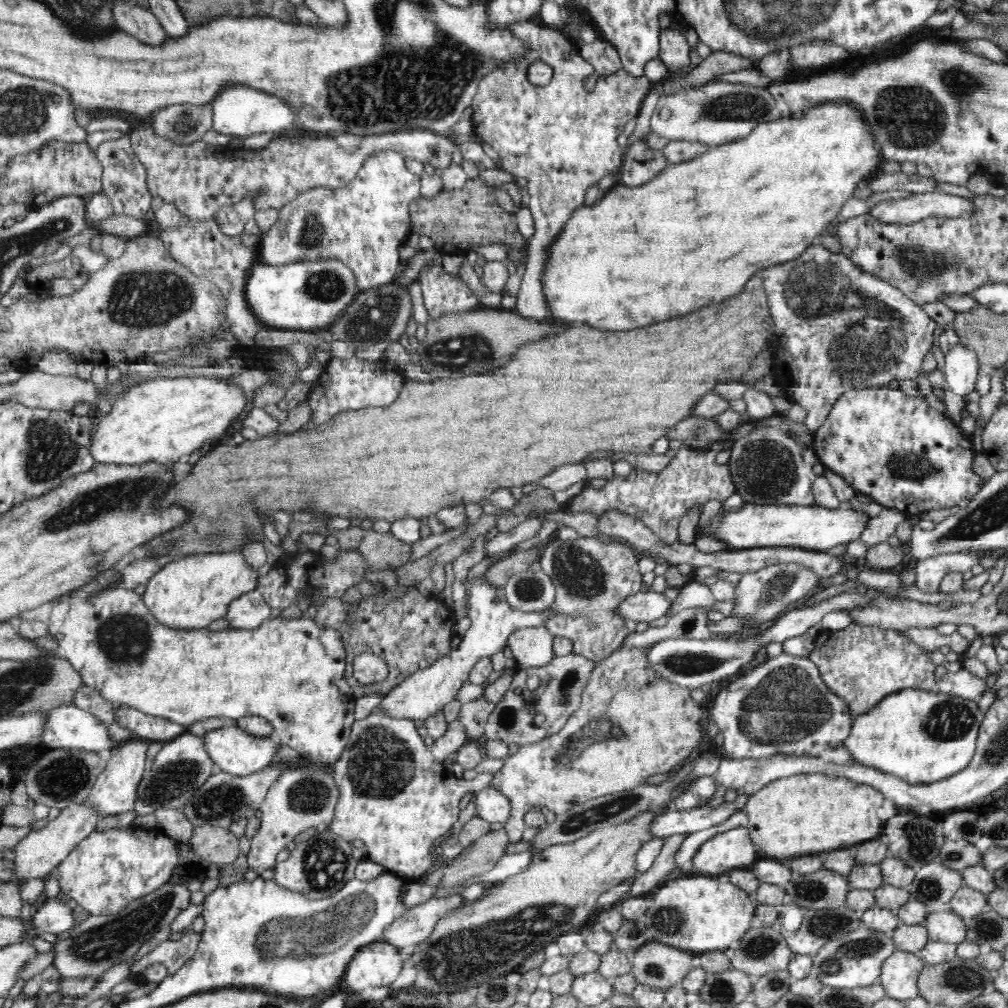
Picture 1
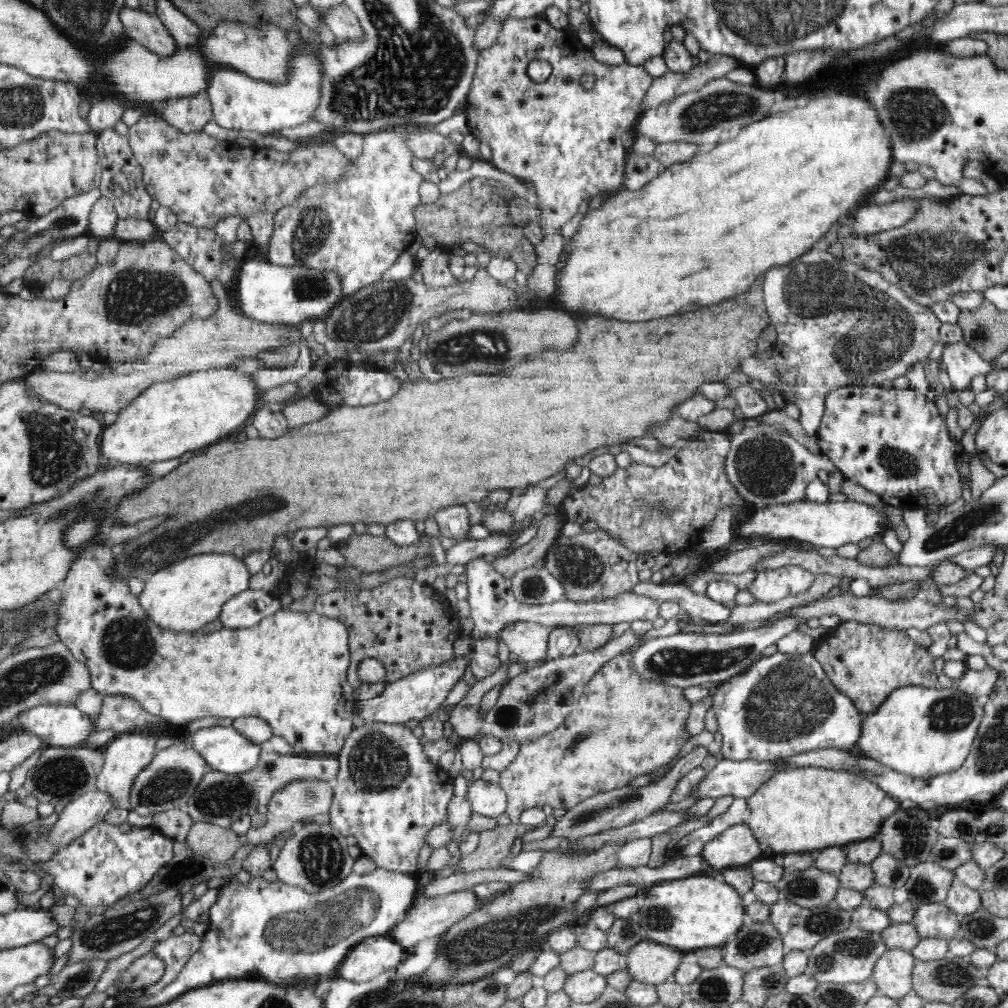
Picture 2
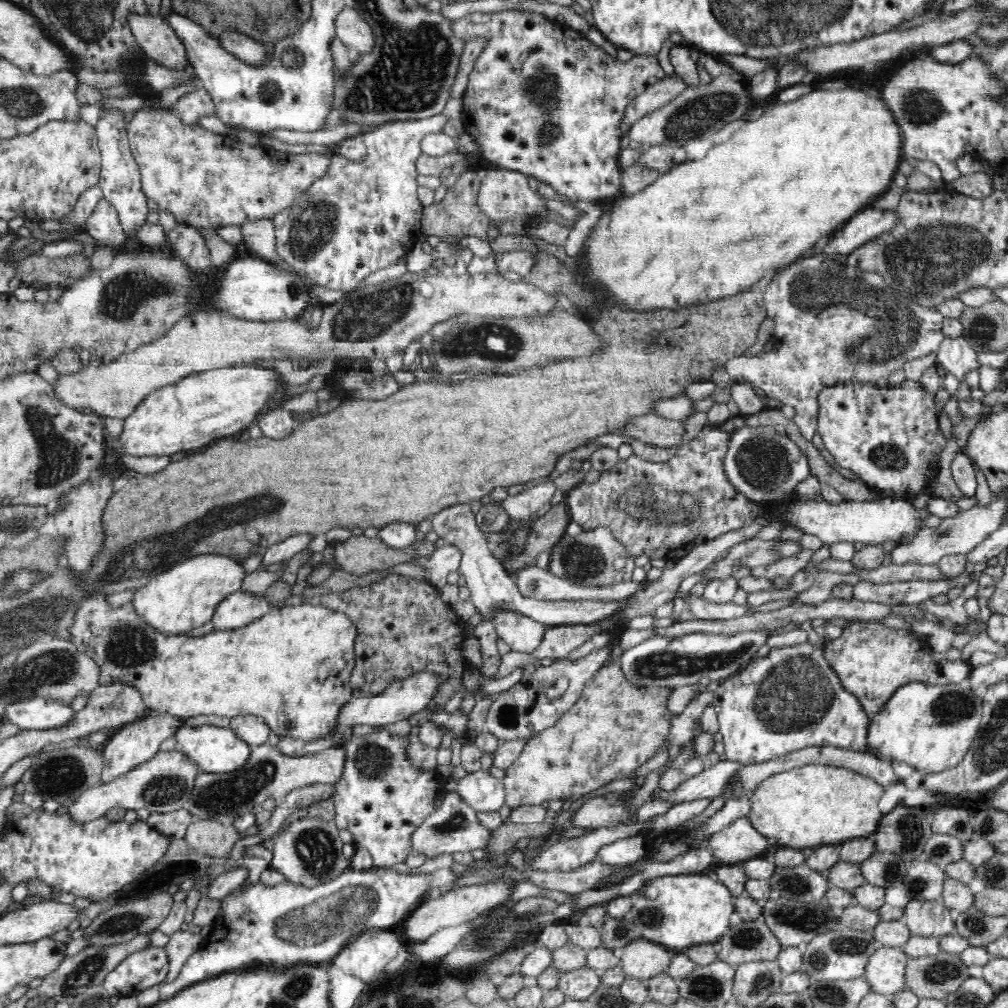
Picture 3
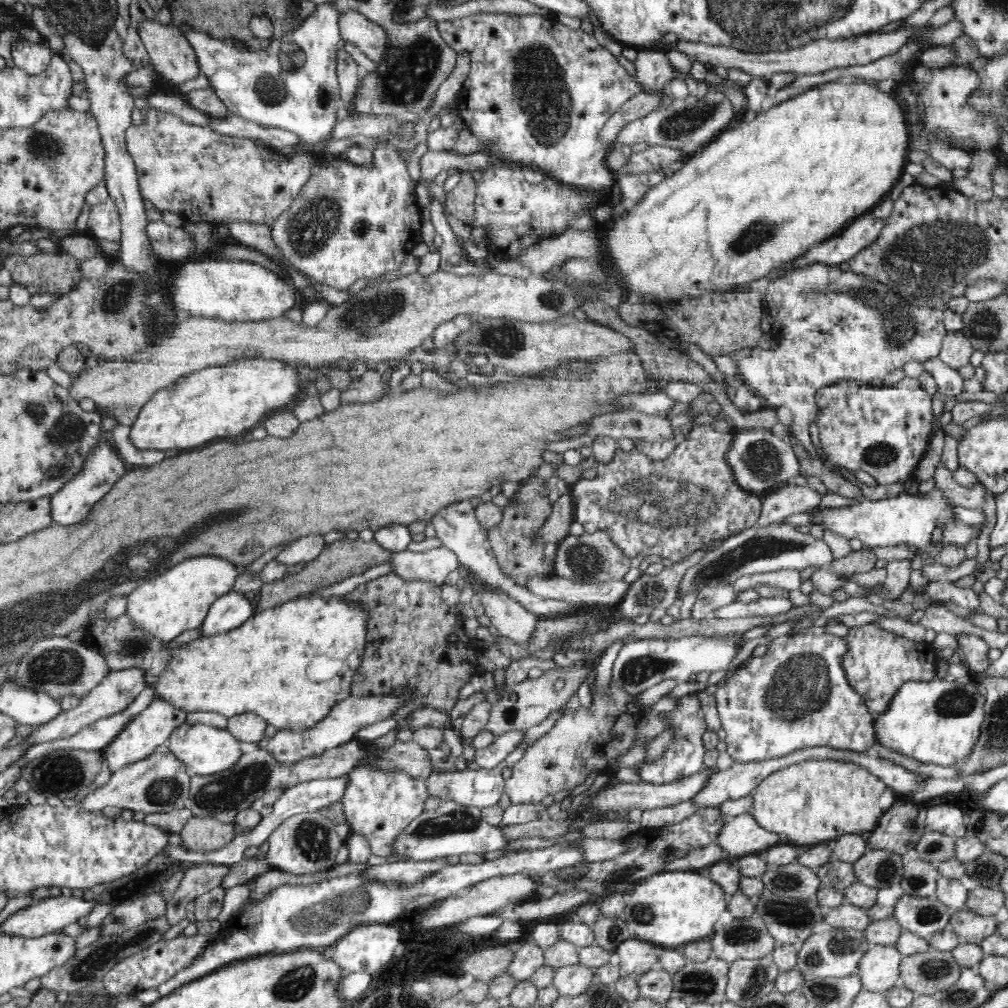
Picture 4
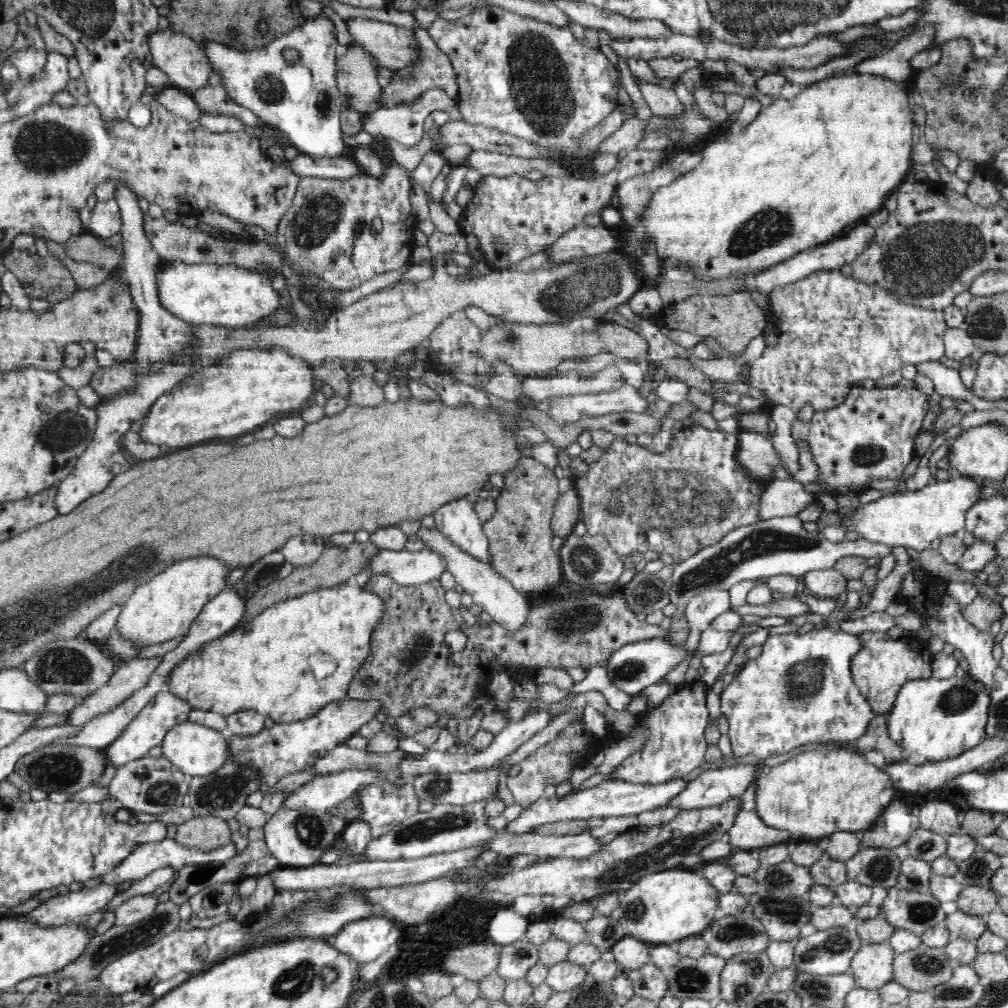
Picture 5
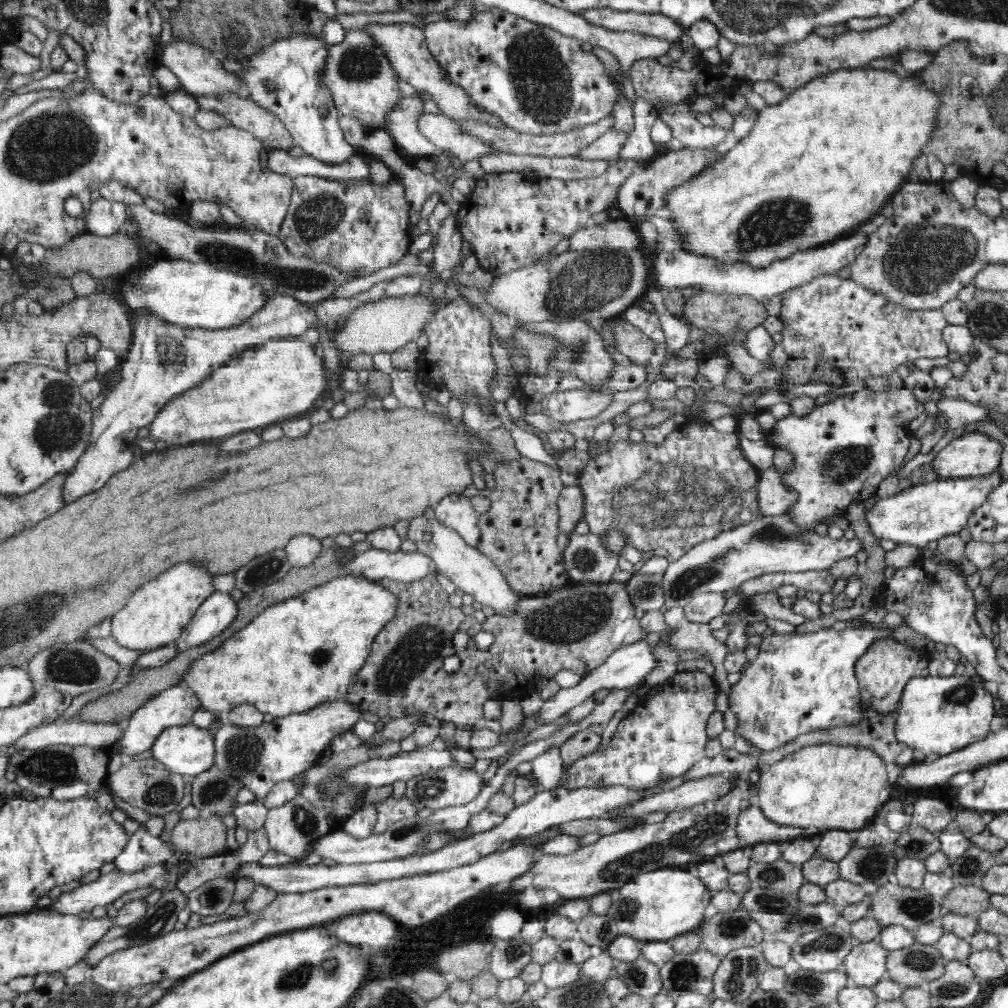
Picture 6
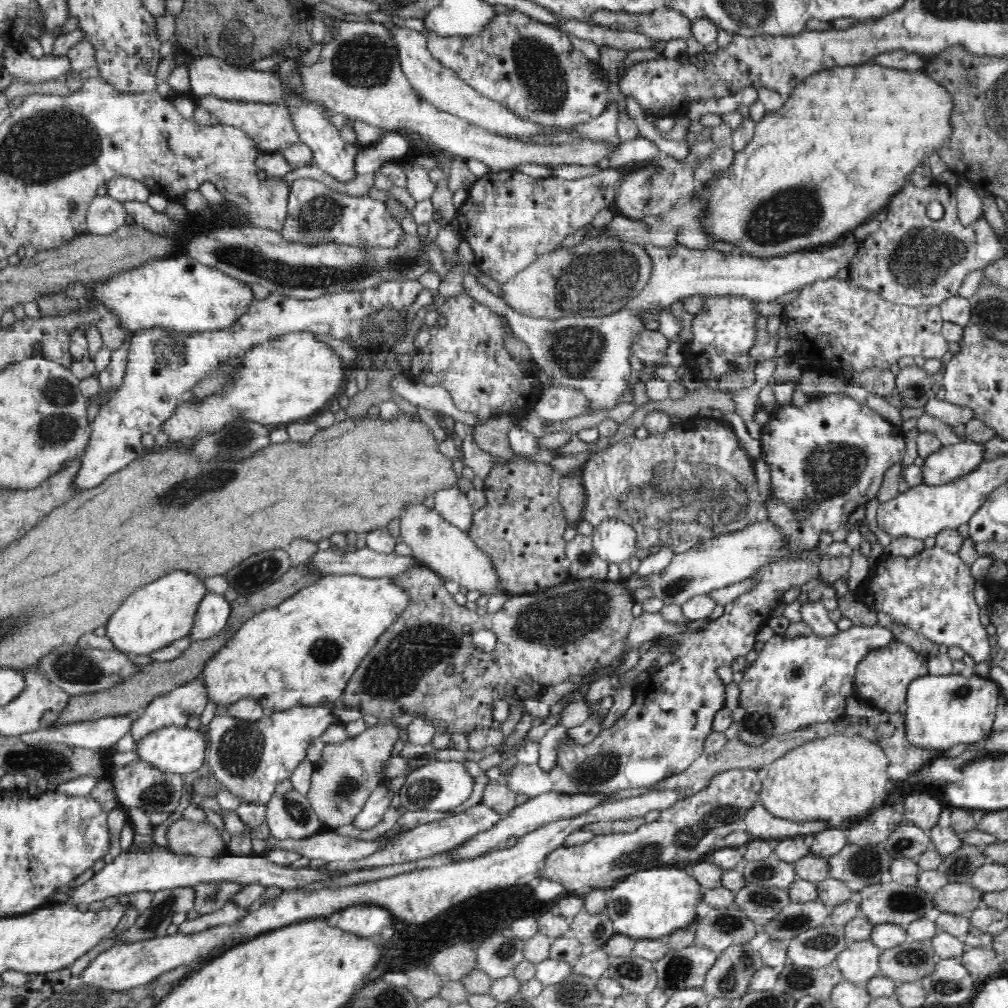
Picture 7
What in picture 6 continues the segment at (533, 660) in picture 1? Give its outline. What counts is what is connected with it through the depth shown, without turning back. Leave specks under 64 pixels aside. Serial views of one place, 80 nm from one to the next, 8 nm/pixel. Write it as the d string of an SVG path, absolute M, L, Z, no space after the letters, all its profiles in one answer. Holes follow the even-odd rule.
M412 518L408 538L416 542L422 555L435 563L438 572L446 574L462 592L471 594L482 607L490 607L493 614L499 613L502 616L508 616L514 611L517 600L520 600L520 593L513 592L502 571L492 563L490 558L480 553L477 548L472 548L451 528L436 522L436 518L432 519L432 522L426 522L424 518Z

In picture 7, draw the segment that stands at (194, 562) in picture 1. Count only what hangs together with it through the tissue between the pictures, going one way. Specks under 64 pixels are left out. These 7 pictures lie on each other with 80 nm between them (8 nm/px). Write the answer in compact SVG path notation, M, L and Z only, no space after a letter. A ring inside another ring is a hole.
M170 572L144 588L131 592L105 626L110 640L118 651L131 655L149 655L172 644L175 640L188 636L192 629L192 620L200 602L208 591L204 578L188 572Z

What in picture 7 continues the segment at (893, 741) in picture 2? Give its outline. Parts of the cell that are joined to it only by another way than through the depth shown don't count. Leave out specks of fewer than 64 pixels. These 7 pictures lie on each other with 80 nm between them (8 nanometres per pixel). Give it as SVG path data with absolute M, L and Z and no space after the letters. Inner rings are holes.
M960 674L950 676L926 675L912 680L906 690L904 739L915 748L944 755L958 744L974 744L990 735L996 716L999 686L988 678L975 675L964 678Z

